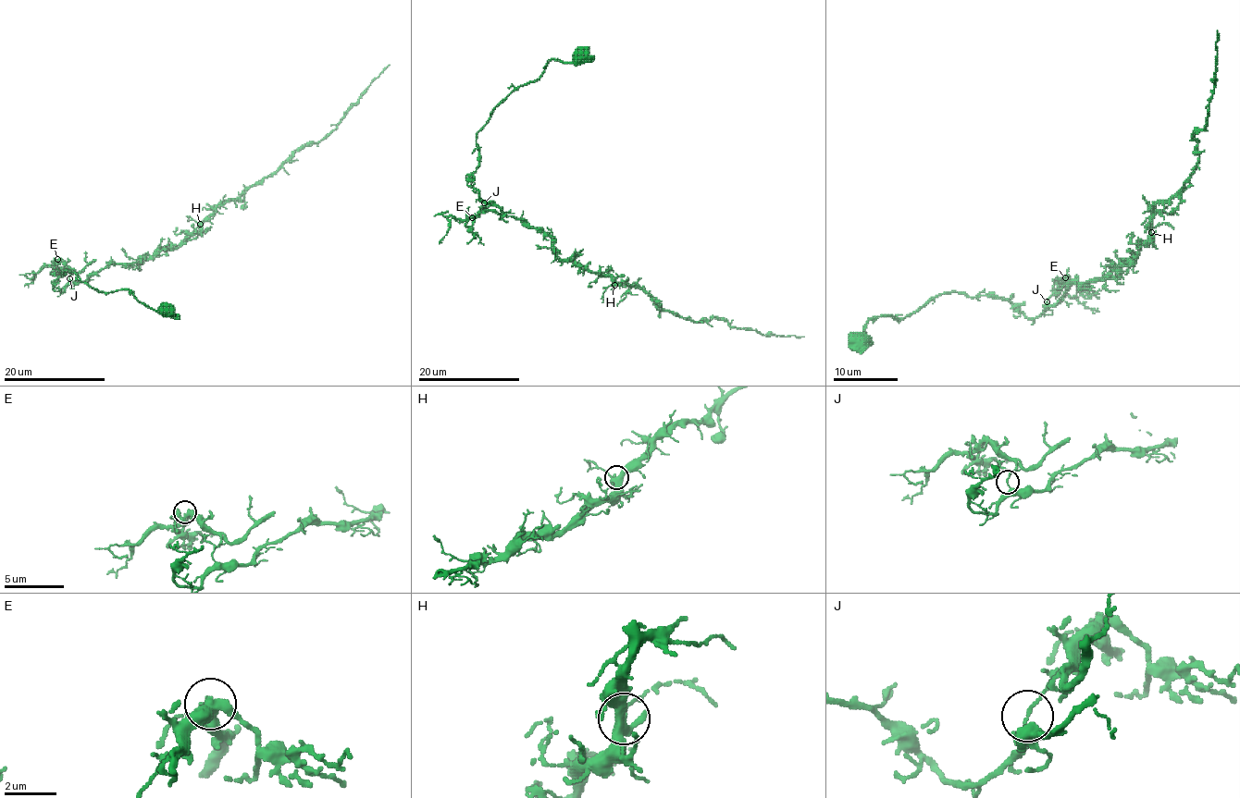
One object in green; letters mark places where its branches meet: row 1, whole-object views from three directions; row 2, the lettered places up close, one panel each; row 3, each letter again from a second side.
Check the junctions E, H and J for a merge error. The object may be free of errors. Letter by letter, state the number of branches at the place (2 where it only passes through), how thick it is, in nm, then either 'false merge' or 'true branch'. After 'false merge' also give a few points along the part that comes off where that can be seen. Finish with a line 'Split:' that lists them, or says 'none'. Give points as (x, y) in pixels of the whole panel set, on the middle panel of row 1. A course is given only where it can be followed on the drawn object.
E: branches 6; calibre 400 nm; true branch
H: branches 3; calibre 400 nm; true branch
J: branches 2; calibre 180 nm; false merge; course (483, 203), (479, 214), (468, 218), (458, 219), (451, 215), (448, 232), (439, 244)
Split: J

